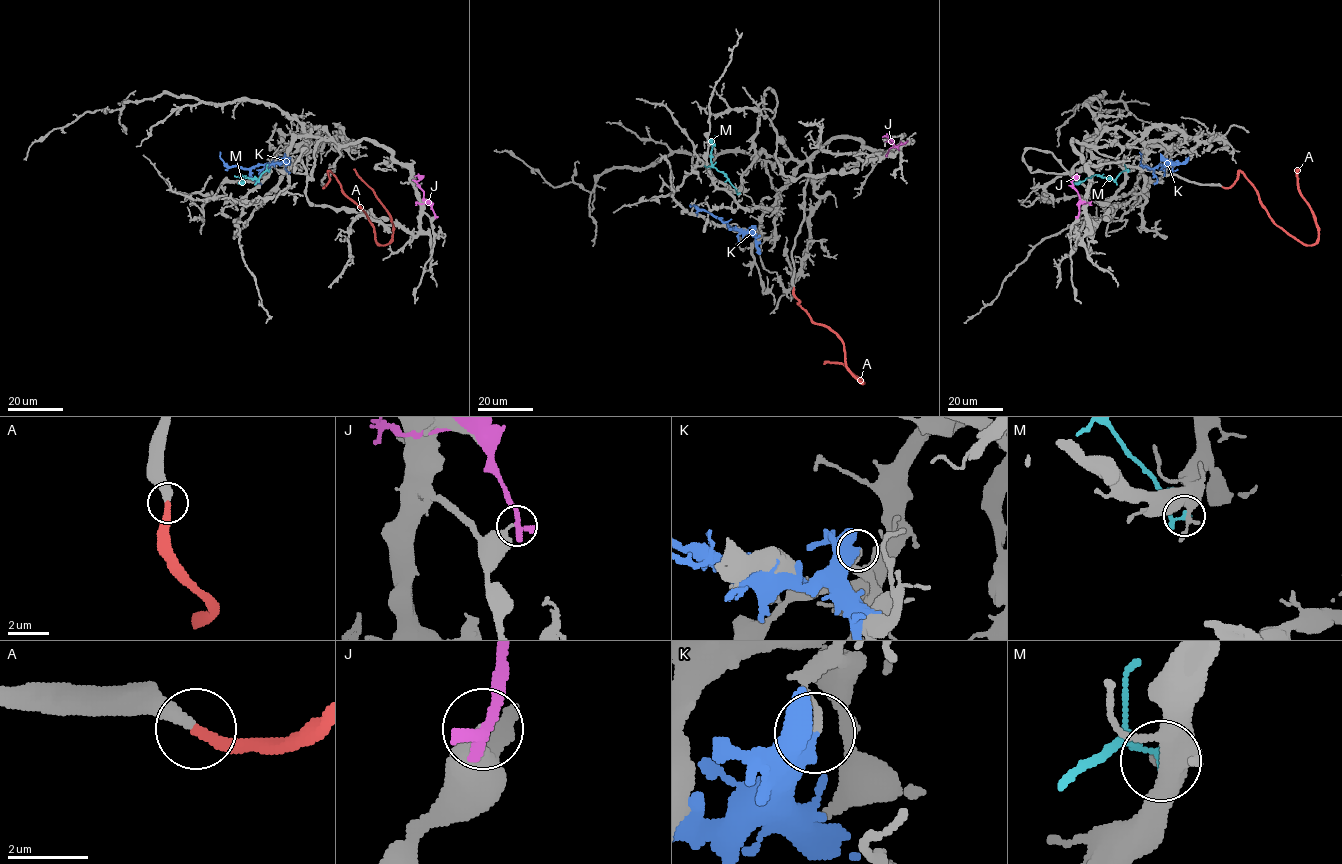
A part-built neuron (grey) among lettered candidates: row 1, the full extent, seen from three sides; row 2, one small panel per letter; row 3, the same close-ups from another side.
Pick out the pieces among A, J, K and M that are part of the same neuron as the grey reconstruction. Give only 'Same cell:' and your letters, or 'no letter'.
Same cell: A

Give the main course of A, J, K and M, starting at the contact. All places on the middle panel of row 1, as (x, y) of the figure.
A: (793, 287), (799, 305), (813, 322), (827, 326), (838, 336), (845, 363), (863, 383), (841, 363), (824, 363)
J: (905, 143), (895, 145), (886, 137), (892, 145)
K: (756, 228), (740, 232), (690, 204)
M: (739, 193), (711, 164), (715, 136)

